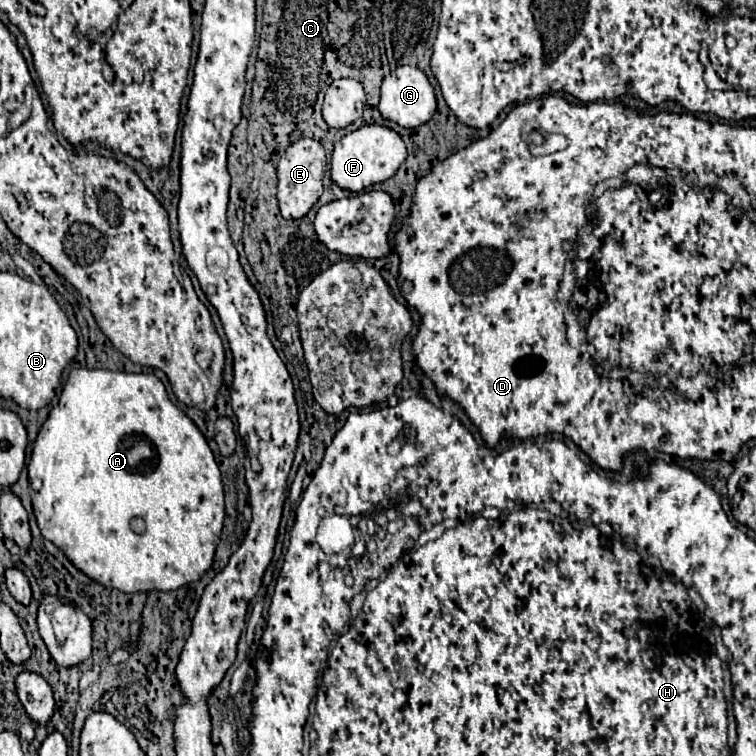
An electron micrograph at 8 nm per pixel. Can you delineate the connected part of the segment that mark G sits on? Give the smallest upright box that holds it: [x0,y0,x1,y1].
[380,66,436,128]

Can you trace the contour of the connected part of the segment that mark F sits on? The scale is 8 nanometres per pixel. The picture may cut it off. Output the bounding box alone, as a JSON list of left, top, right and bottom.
[330,124,408,192]

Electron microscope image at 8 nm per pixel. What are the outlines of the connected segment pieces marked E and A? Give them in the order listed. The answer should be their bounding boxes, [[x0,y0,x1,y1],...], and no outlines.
[[278,138,326,218],[28,367,226,592]]

